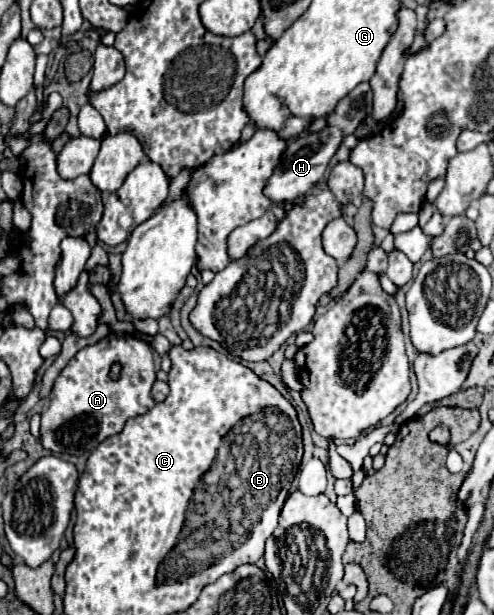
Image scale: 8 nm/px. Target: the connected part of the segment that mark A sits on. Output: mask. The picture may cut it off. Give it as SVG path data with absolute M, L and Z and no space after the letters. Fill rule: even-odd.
M109 334L101 342L79 350L61 370L49 396L49 406L41 414L41 444L59 456L81 456L95 450L105 438L119 434L125 422L153 408L151 386L155 364L151 346L139 336ZM119 360L123 370L117 382L109 380L109 366Z

